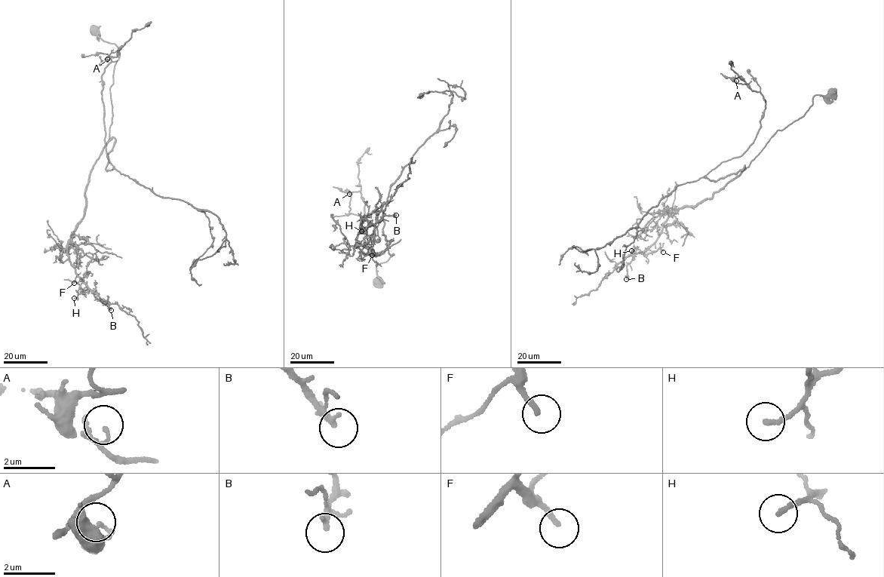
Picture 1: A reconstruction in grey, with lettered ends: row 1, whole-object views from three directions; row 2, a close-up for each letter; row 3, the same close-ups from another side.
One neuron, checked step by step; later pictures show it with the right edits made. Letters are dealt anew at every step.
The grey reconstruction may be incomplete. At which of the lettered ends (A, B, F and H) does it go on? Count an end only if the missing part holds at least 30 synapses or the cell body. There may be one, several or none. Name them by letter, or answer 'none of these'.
none of these

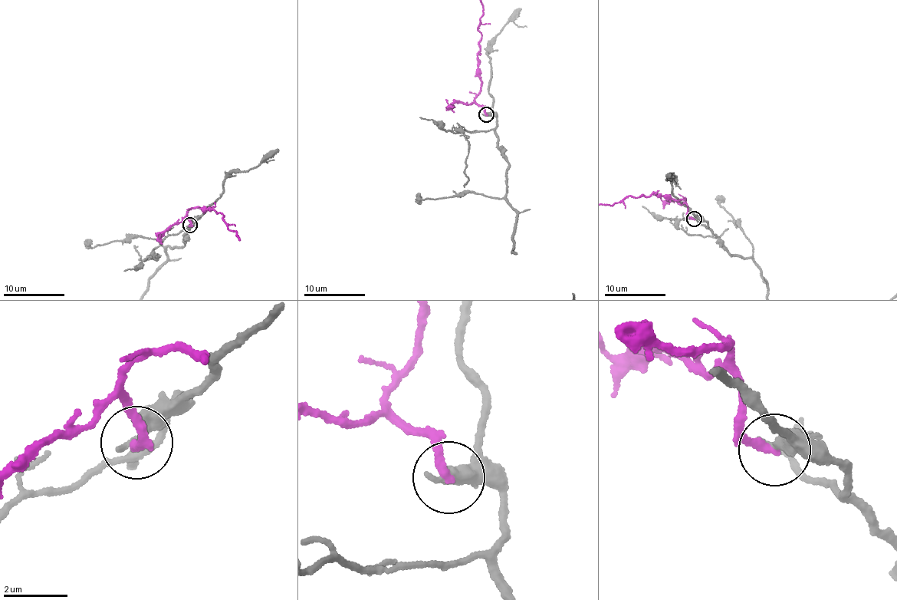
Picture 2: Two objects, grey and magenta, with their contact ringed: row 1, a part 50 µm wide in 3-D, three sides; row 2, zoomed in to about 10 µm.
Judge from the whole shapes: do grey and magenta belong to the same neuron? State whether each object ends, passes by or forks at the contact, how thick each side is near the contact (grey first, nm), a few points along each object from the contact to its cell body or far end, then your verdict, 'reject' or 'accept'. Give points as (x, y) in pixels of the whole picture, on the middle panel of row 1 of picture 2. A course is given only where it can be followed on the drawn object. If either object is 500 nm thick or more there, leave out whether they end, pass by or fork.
grey ends; magenta ends; calibres 420 and 260 nm; course magenta (486, 114), (482, 107), (474, 100), (480, 88), (478, 56), (482, 36), (478, 27), (483, 11); reject

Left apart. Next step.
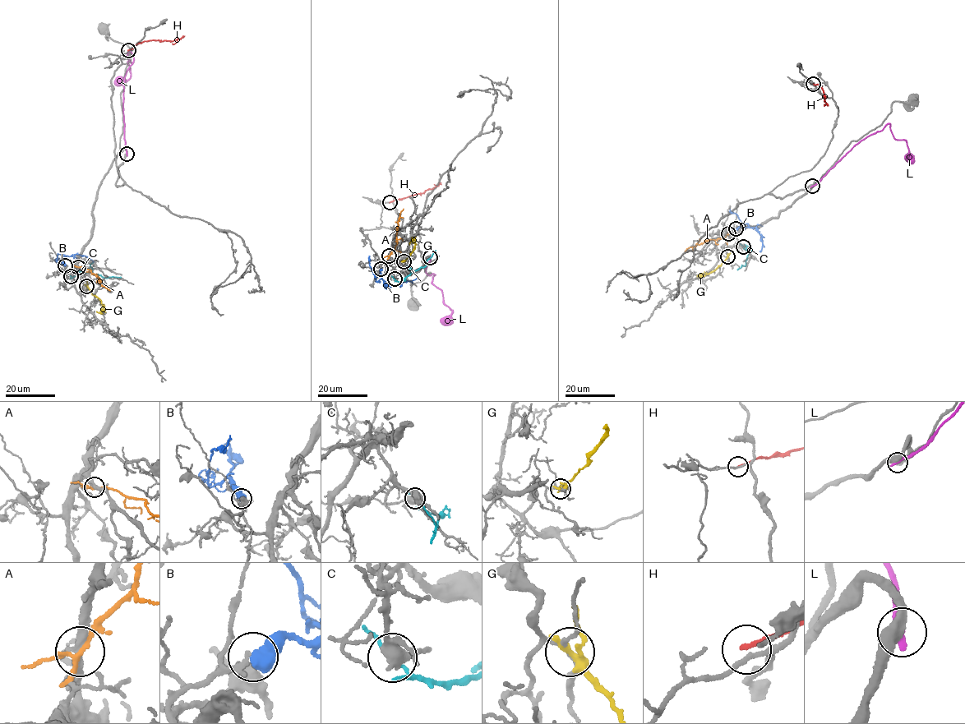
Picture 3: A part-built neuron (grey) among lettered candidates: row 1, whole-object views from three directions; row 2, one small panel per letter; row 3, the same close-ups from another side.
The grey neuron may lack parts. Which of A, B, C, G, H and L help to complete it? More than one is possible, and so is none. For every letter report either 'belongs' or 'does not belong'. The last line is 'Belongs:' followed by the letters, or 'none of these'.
A: does not belong
B: belongs
C: does not belong
G: does not belong
H: does not belong
L: does not belong
Belongs: B

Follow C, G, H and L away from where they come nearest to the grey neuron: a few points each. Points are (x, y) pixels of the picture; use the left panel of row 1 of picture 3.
C: (71, 276), (92, 272), (103, 278), (121, 277)
G: (86, 286), (103, 306), (102, 311), (96, 311)
H: (128, 50), (145, 41), (175, 40), (184, 36)
L: (126, 154), (122, 86), (133, 60), (131, 51), (130, 77), (120, 84), (114, 80)

